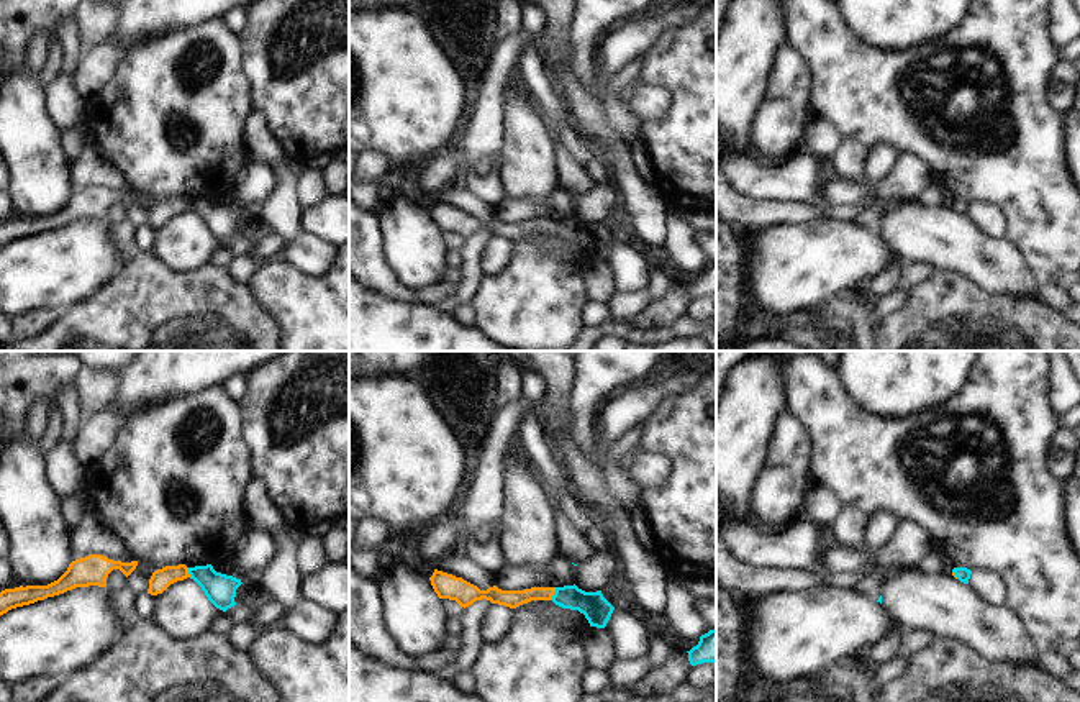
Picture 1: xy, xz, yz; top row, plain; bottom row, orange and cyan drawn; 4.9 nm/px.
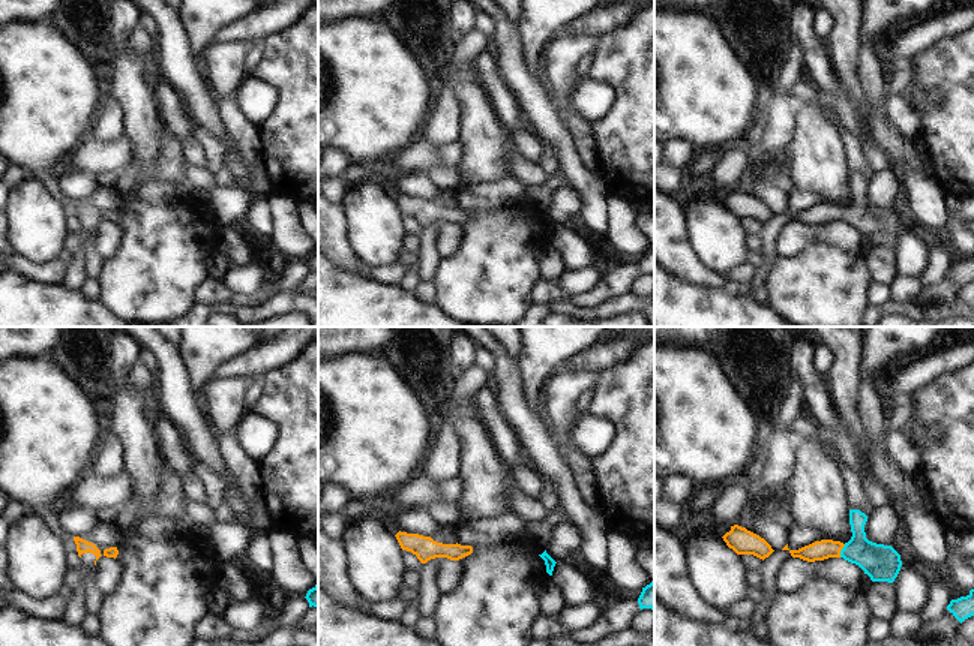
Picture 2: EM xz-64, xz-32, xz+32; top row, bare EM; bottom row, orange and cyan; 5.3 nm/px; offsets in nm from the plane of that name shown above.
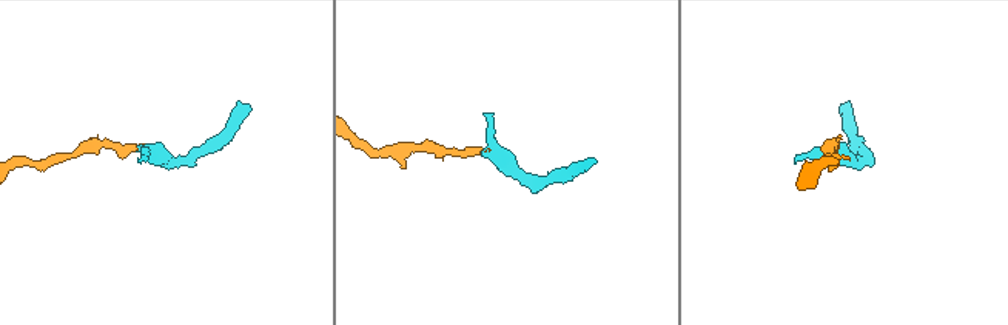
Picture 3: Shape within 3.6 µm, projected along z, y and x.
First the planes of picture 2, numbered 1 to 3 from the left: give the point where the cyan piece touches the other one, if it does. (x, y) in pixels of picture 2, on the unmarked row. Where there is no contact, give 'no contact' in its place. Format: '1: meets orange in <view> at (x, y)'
1: no contact
2: no contact
3: meets orange in xz+32 at (841, 213)

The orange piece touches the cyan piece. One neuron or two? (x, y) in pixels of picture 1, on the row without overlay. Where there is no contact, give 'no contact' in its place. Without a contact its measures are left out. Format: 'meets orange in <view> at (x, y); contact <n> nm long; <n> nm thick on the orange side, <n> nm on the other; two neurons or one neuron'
meets orange in xz at (553, 227); contact 70 nm long; 90 nm thick on the orange side, 140 nm on the other; one neuron

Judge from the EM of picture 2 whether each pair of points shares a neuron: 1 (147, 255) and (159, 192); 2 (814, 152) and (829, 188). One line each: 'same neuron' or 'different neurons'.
1: different neurons
2: same neuron

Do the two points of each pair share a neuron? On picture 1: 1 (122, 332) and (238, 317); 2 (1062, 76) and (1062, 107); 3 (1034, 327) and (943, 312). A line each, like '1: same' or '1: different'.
1: same
2: same
3: same

